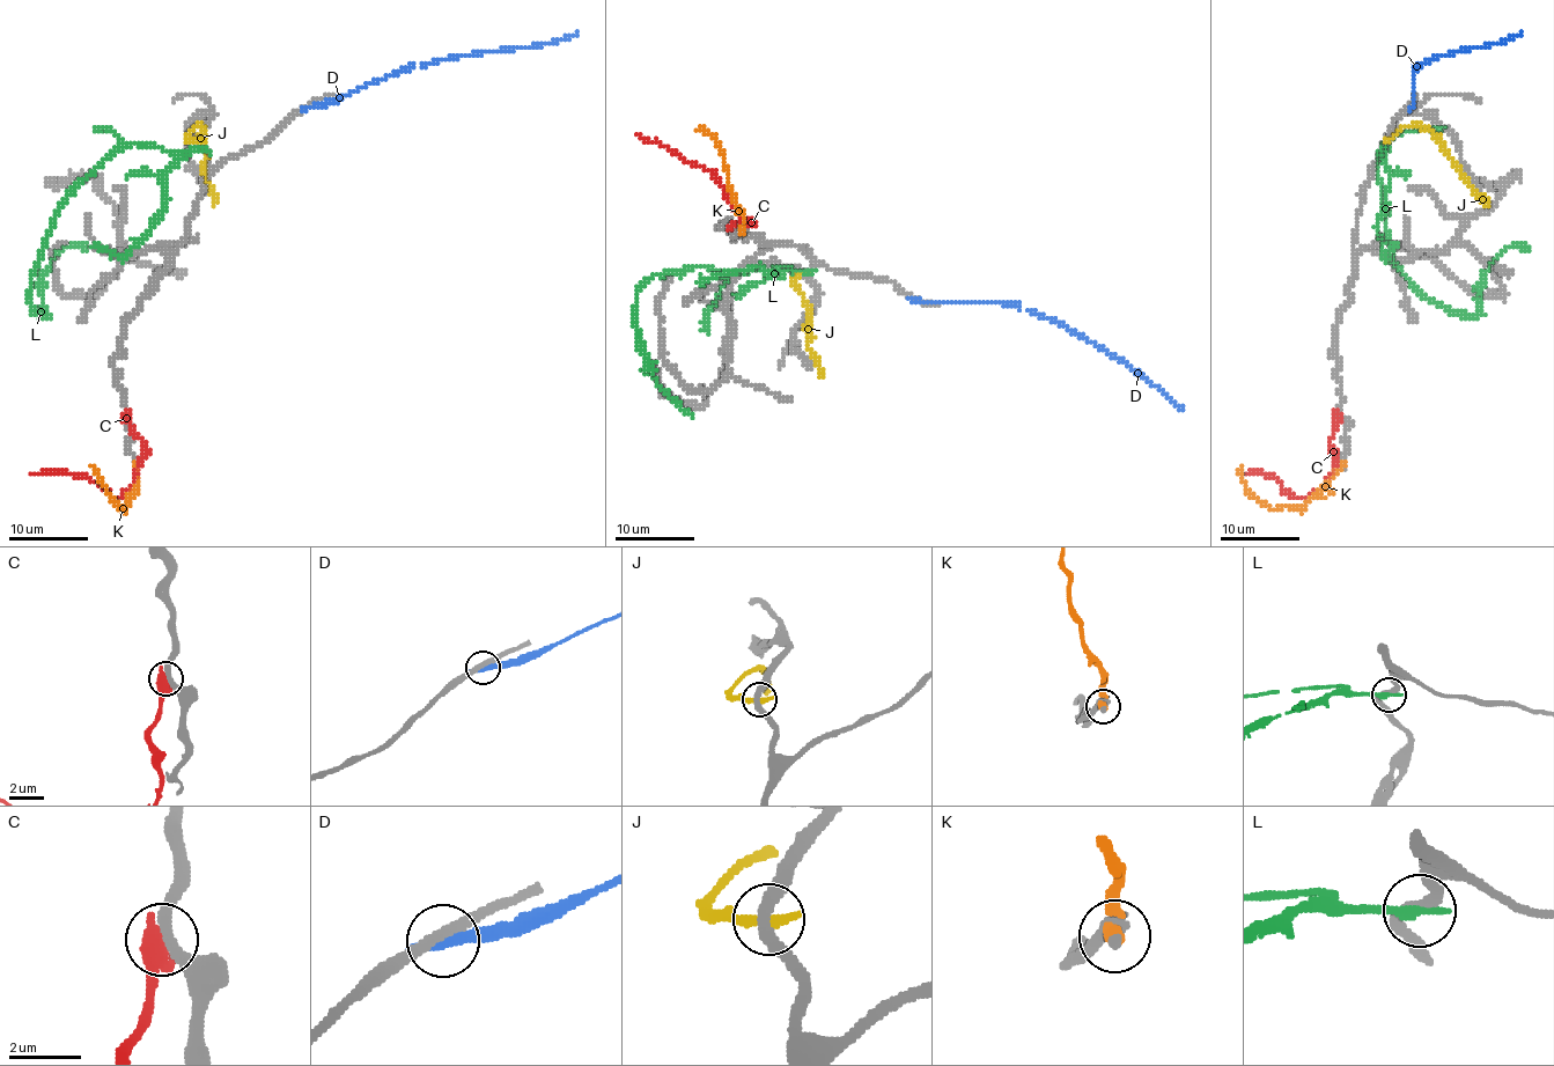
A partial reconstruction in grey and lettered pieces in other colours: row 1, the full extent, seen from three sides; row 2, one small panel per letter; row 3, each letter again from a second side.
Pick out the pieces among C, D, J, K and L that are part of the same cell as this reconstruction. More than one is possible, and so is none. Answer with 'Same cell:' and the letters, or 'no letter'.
Same cell: K

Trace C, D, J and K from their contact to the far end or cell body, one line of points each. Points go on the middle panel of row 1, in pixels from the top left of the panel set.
C: (733, 227), (749, 221), (744, 222), (708, 170), (686, 163), (635, 133)
D: (915, 300), (1003, 302), (1050, 316), (1127, 362), (1183, 410)
J: (807, 274), (798, 274), (793, 282), (804, 300), (808, 348), (816, 358), (820, 376)
K: (743, 230), (743, 213), (729, 189), (724, 156), (711, 134), (697, 129)

